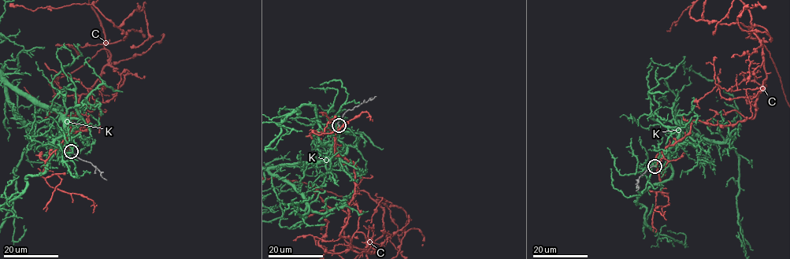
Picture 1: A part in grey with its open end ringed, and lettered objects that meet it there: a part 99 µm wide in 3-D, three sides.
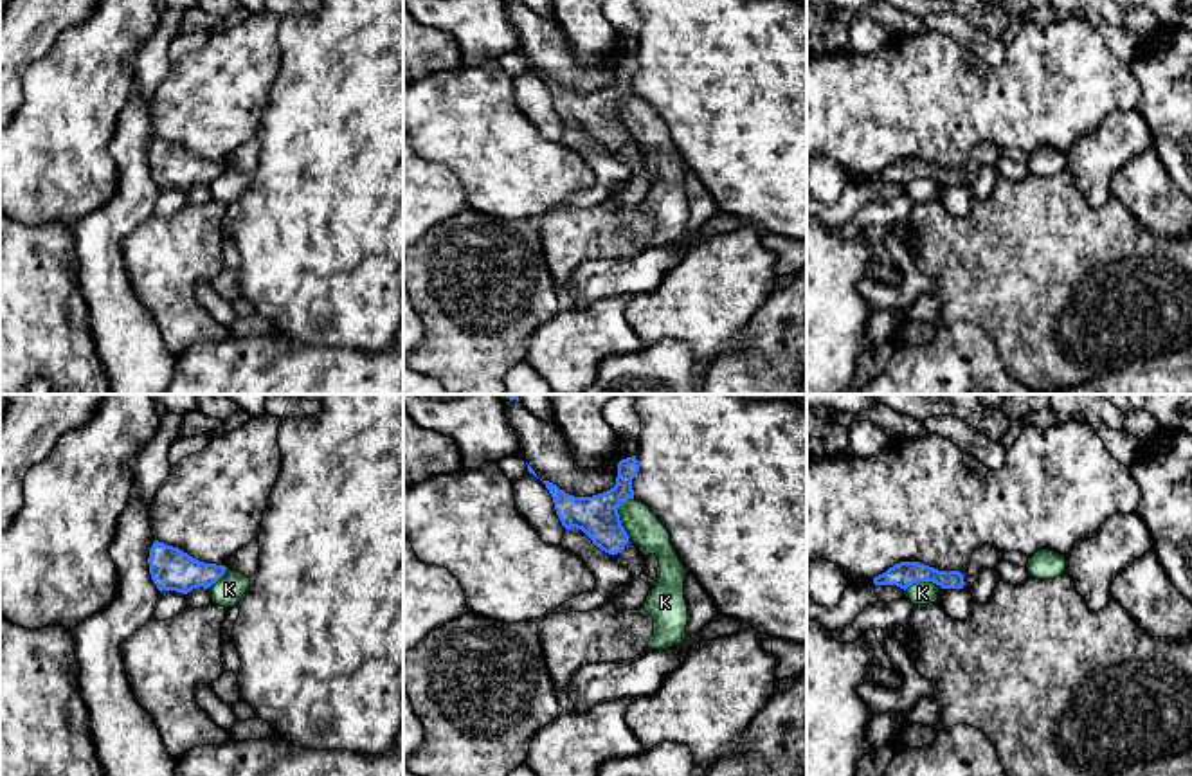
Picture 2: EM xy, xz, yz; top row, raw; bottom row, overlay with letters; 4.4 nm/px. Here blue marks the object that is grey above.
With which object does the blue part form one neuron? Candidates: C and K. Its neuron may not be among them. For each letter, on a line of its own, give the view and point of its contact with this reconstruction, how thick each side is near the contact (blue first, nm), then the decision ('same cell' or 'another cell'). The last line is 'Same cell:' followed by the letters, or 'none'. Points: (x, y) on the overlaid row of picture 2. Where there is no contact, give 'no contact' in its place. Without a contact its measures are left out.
C: no contact; same cell
K: meets blue in xz at (618, 515); 180 nm thick on the blue side, 160 nm on the other; another cell
Same cell: C

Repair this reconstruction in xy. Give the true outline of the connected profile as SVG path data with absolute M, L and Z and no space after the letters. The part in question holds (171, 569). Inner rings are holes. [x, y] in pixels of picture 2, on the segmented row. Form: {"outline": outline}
{"outline": "M155 540L149 549L149 574L157 589L182 594L196 587L209 589L227 571L225 565L200 562L178 547Z"}

